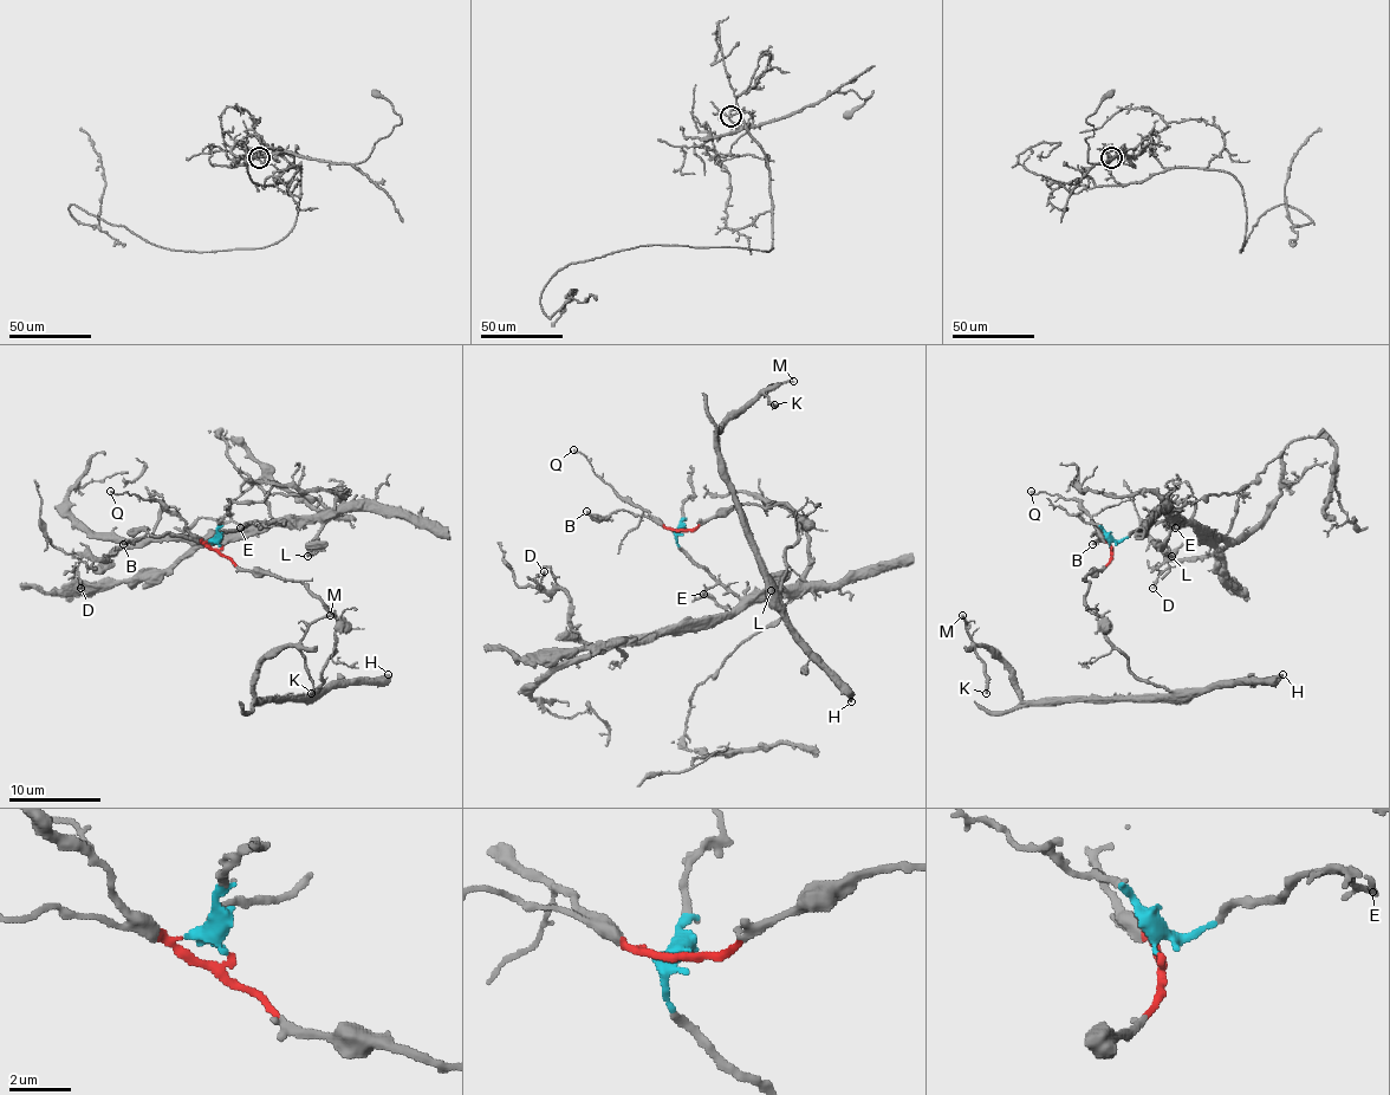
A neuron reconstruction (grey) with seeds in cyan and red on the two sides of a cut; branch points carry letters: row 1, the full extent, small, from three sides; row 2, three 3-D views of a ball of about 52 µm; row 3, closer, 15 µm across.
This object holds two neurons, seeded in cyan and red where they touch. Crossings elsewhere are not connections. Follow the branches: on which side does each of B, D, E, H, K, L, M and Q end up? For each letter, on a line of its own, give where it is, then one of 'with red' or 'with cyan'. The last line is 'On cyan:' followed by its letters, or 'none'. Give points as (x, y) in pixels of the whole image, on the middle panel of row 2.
B: at (586, 511); with red
D: at (544, 571); with cyan
E: at (703, 594); with cyan
H: at (851, 701); with red
K: at (774, 405); with red
L: at (771, 590); with cyan
M: at (793, 381); with red
Q: at (573, 449); with red
On cyan: D, E, L

